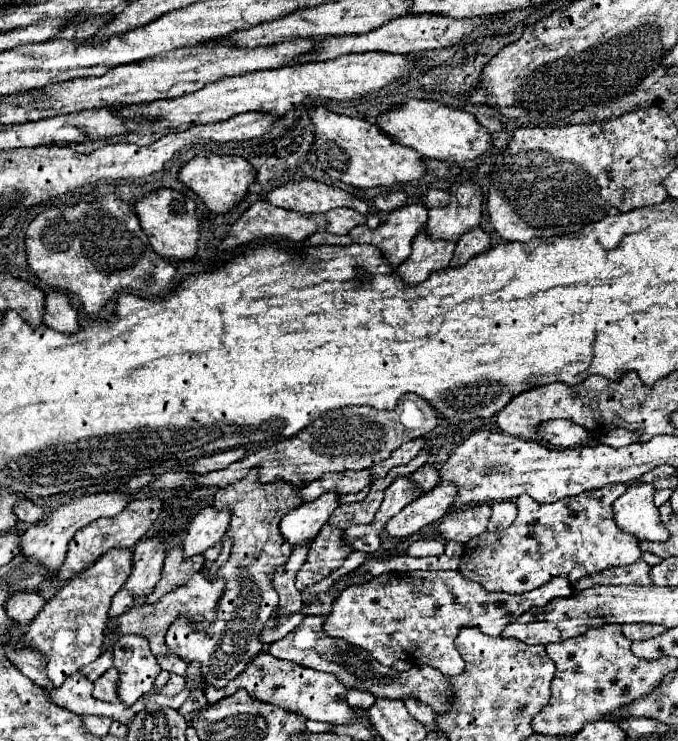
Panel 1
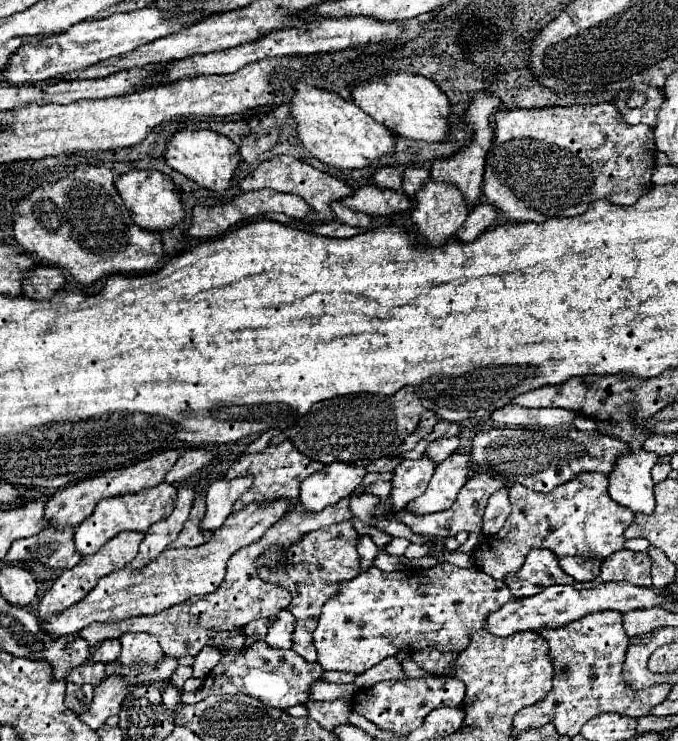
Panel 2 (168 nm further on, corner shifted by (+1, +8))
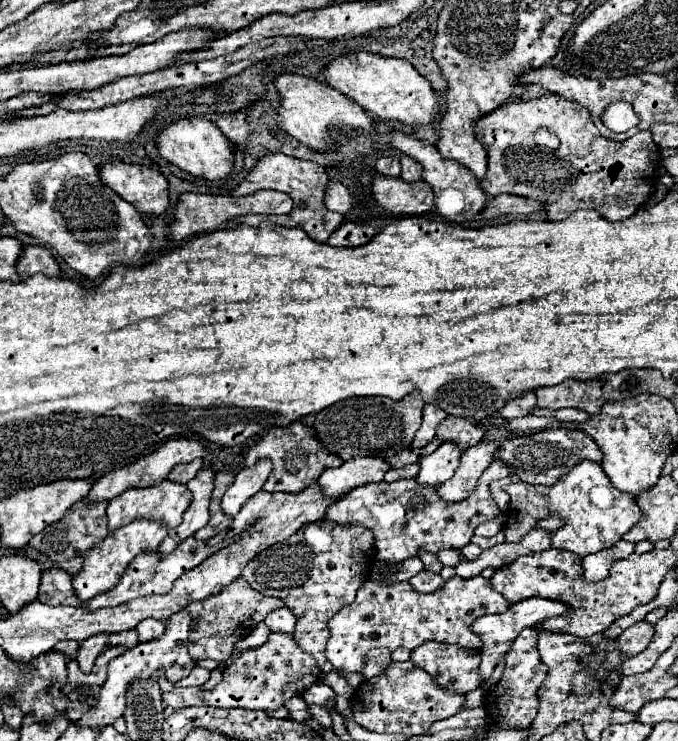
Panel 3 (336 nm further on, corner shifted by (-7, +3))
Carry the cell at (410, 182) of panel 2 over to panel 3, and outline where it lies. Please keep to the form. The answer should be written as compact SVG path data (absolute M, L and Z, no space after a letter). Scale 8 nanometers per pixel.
M404 156L404 158L400 160L400 164L402 164L402 174L400 174L400 178L402 178L404 182L414 184L414 182L422 180L422 166L420 166L420 162L412 160L410 156Z

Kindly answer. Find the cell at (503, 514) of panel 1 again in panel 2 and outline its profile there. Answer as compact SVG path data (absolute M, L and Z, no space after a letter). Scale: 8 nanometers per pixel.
M504 487L504 489L496 491L488 501L488 507L484 513L482 533L486 537L498 533L502 529L504 521L508 519L508 515L510 515L510 501L508 501L508 487Z

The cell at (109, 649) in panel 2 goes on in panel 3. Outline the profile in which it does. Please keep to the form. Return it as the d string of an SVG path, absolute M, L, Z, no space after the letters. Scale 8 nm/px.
M134 630L120 632L120 634L112 634L110 636L110 646L120 646L122 650L130 650L136 644L138 644L138 634Z

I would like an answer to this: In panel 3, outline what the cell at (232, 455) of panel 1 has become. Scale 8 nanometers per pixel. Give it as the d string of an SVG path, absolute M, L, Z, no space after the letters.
M198 458L198 460L192 460L192 462L188 462L188 464L180 464L180 466L176 466L176 468L168 474L168 478L170 478L172 482L186 484L190 478L196 476L196 472L198 472L200 468L202 468L202 460Z

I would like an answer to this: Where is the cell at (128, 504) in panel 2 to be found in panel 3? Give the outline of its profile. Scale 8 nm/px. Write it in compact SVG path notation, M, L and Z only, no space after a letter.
M164 480L152 488L140 488L140 490L124 492L124 494L116 496L114 500L110 500L110 504L108 504L108 510L106 510L108 530L118 530L120 526L126 526L128 522L134 522L140 518L160 522L166 528L176 528L182 522L182 514L190 506L190 500L192 500L190 490L184 484L176 484L172 480Z

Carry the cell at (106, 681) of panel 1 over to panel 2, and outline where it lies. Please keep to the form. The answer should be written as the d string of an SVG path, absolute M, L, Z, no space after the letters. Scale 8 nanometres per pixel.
M88 659L88 663L78 665L76 669L72 669L66 677L70 683L90 683L90 685L98 685L104 679L104 663L96 663L92 659Z

